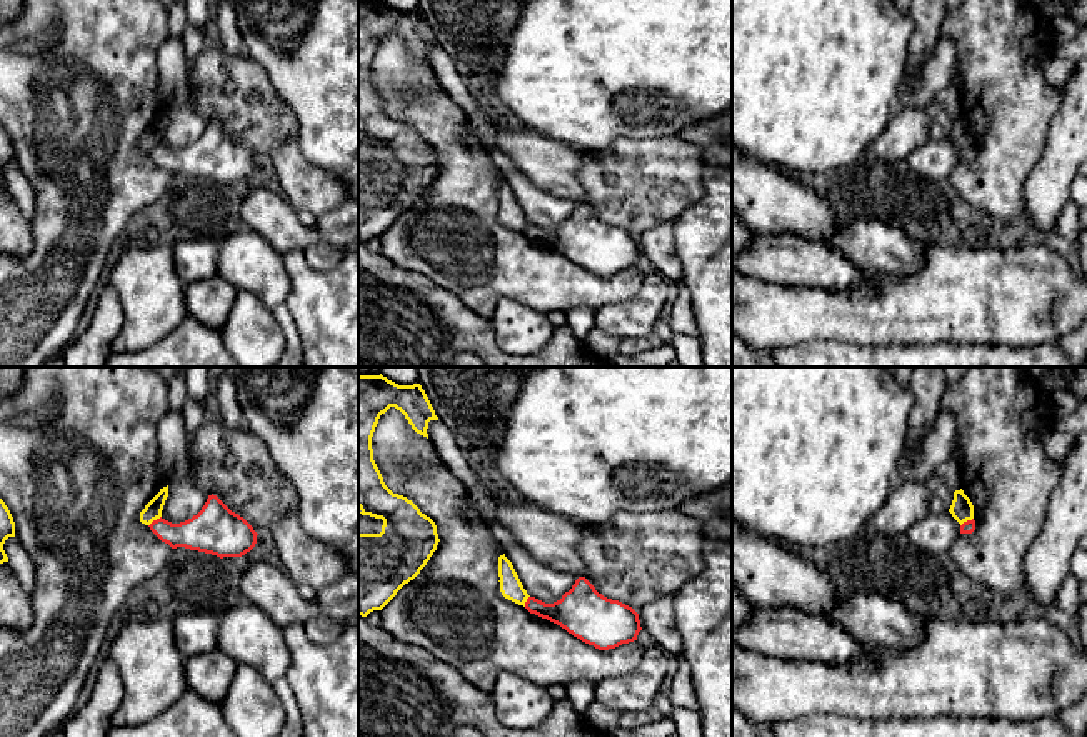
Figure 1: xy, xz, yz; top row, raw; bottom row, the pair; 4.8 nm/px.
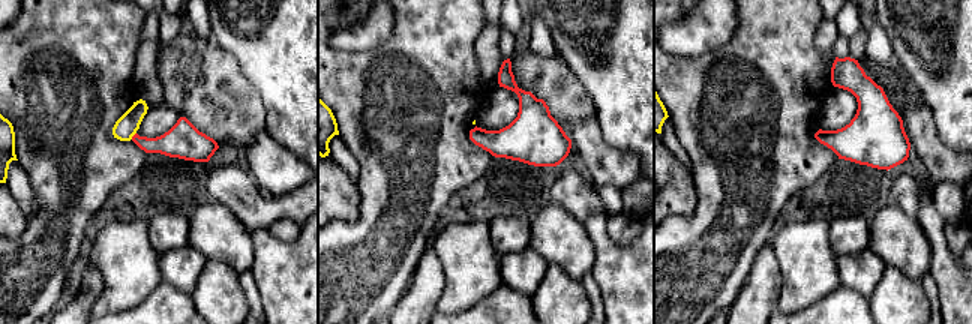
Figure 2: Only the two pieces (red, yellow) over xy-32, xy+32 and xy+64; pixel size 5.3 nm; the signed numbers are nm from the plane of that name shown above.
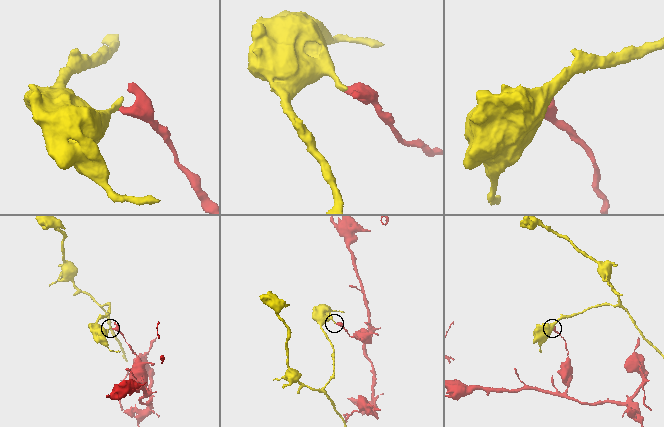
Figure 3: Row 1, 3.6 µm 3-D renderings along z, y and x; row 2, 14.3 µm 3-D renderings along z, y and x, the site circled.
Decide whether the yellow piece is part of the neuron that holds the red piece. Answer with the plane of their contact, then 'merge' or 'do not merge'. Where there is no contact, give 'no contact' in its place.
xy | do not merge

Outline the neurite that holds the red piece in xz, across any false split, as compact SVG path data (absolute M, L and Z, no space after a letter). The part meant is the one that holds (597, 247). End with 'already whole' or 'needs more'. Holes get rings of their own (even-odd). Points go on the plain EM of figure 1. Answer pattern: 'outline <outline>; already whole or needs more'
outline M579 203L560 227L545 230L528 223L525 235L599 277L634 268L642 257L632 233L604 223L585 203Z; already whole

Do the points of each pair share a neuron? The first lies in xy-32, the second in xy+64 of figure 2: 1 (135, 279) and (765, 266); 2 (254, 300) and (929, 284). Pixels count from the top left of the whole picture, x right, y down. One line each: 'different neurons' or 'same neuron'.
1: different neurons
2: same neuron

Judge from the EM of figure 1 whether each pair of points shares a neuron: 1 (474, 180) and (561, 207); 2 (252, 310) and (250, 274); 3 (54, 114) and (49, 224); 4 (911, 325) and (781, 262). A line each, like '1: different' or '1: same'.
1: different
2: different
3: same
4: different

